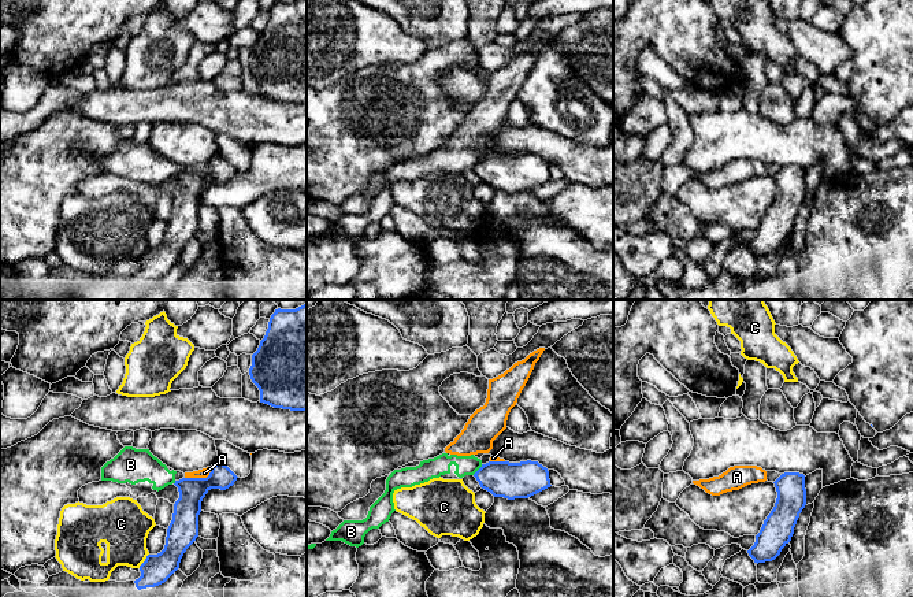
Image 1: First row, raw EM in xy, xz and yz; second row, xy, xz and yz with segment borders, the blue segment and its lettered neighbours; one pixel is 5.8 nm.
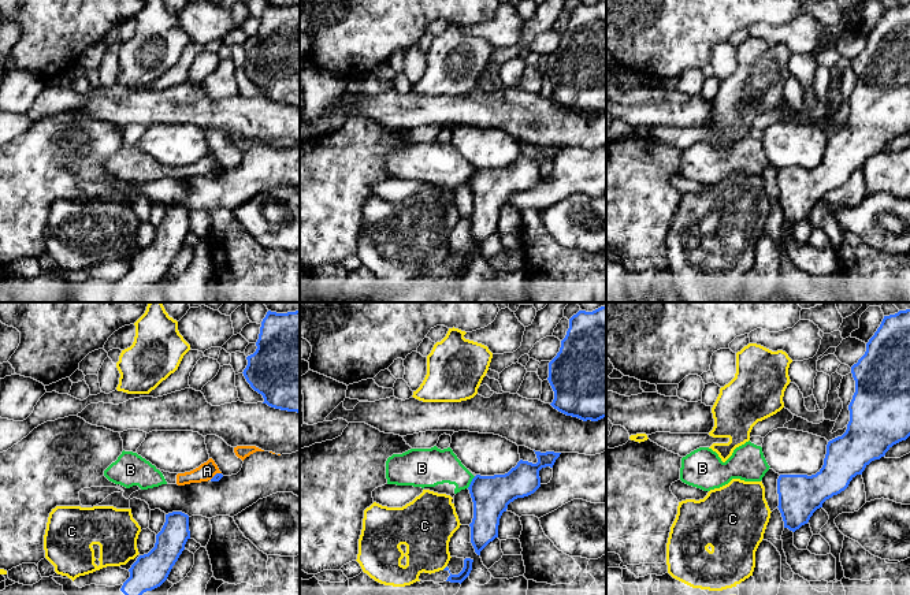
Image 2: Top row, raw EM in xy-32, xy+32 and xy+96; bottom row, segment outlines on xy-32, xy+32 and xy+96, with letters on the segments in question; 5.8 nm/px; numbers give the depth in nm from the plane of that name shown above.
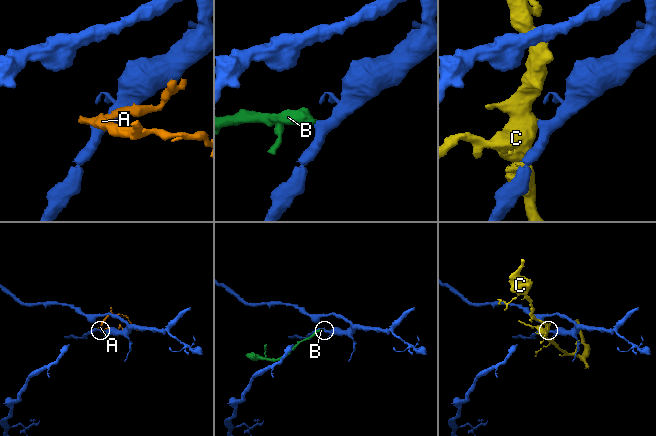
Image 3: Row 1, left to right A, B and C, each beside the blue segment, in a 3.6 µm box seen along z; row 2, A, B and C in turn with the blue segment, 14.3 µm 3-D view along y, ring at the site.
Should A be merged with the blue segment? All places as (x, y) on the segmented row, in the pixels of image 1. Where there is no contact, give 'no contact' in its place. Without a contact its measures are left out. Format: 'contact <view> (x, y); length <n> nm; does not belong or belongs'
contact xy (200, 478); length 180 nm; does not belong

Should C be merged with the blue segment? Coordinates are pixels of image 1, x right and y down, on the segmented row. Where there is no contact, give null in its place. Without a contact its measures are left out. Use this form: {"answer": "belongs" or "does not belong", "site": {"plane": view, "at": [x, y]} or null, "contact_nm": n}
{"answer": "does not belong", "site": {"plane": "xy", "at": [145, 560]}, "contact_nm": 110}

